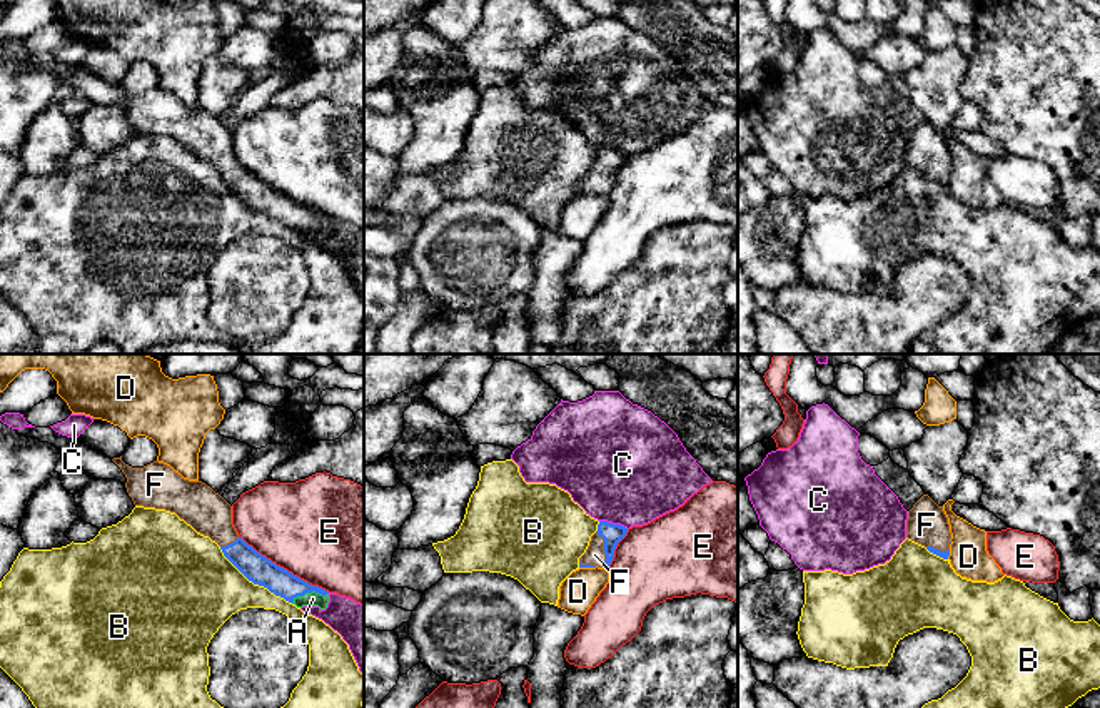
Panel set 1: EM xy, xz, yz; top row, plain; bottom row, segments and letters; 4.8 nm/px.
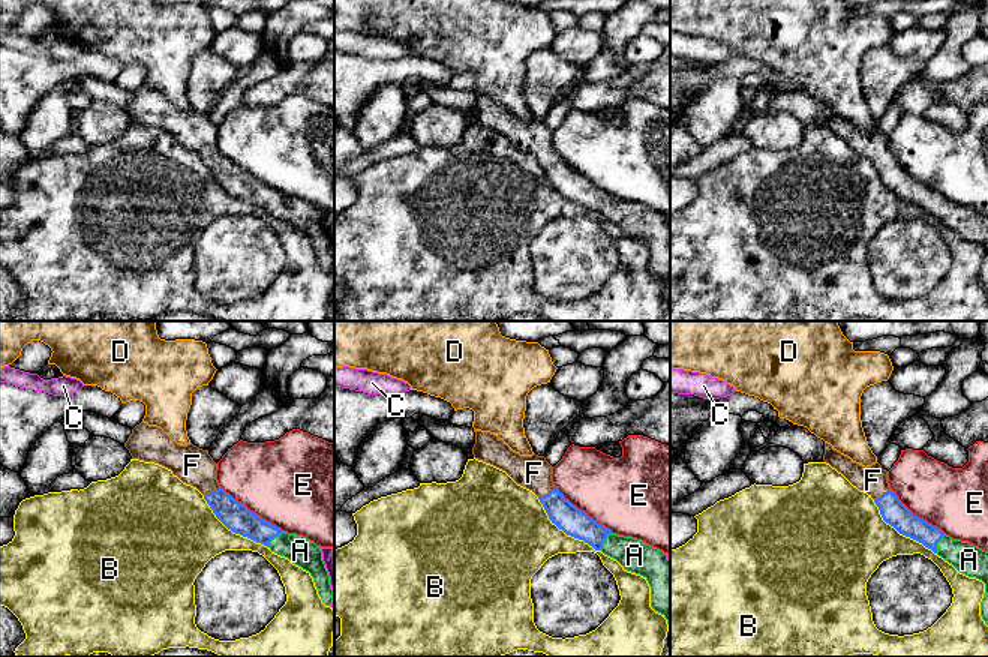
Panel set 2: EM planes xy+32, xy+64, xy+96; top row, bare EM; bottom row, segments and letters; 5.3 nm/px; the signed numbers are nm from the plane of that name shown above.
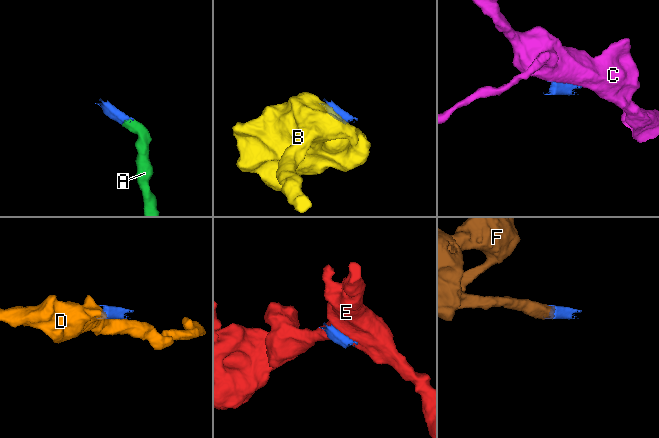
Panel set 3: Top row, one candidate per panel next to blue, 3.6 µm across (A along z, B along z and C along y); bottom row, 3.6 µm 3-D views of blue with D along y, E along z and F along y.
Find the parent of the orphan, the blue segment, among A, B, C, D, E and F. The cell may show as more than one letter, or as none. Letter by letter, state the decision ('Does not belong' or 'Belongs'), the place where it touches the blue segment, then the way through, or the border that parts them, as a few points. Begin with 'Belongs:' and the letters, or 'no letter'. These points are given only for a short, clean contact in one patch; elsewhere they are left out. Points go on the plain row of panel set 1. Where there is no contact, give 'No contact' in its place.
Belongs: A, F
A: Belongs. Touches blue at xy (307, 217). Path across: xy (262, 197), (297, 217), (307, 217), (312, 224)
B: Does not belong. Touches blue at xy (254, 209)
C: Does not belong. Touches blue at xz (615, 151)
D: Does not belong. Touches blue at xz (588, 192)
E: Does not belong. Touches blue at xy (282, 194)
F: Belongs. Touches blue at xz (603, 174). Path across: xz (611, 159), (603, 174), (595, 181)

